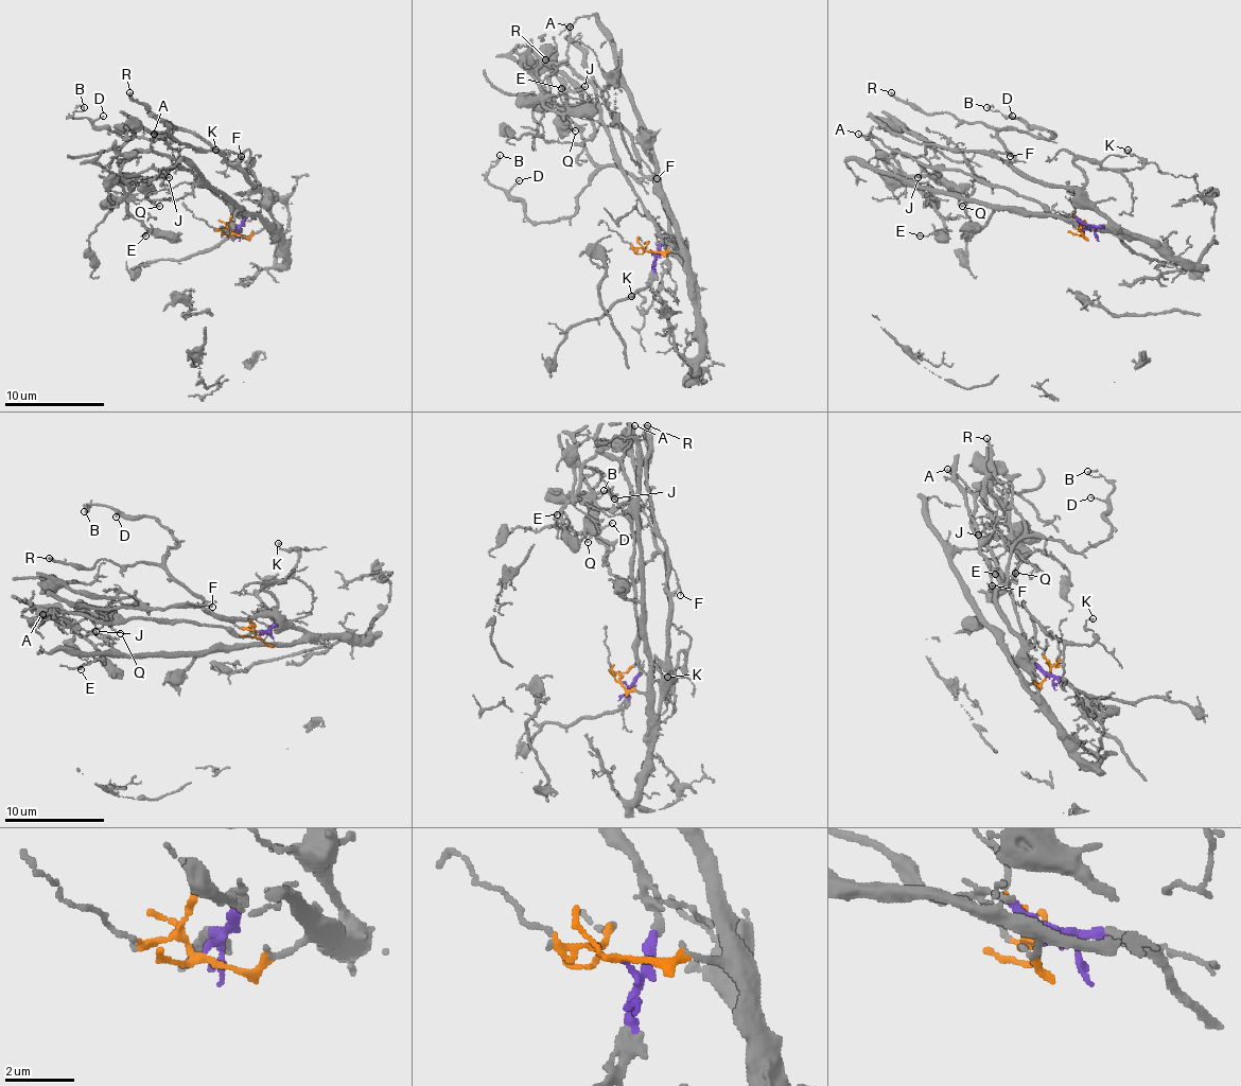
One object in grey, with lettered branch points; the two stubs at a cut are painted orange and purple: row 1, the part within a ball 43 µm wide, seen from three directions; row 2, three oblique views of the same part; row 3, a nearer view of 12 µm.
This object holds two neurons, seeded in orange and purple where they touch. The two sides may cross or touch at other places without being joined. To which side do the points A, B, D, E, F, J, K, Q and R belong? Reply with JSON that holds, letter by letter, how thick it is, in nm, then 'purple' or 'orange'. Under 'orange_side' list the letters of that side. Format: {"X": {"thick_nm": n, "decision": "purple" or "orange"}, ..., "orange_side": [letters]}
{"A": {"thick_nm": 150, "decision": "purple"}, "B": {"thick_nm": 150, "decision": "orange"}, "D": {"thick_nm": 90, "decision": "orange"}, "E": {"thick_nm": 120, "decision": "purple"}, "F": {"thick_nm": 110, "decision": "orange"}, "J": {"thick_nm": 160, "decision": "purple"}, "K": {"thick_nm": 120, "decision": "orange"}, "Q": {"thick_nm": 150, "decision": "purple"}, "R": {"thick_nm": 220, "decision": "orange"}, "orange_side": ["B", "D", "F", "K", "R"]}

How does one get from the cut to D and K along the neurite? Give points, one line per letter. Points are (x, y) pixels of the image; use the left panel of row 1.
D: (233, 232), (251, 238), (274, 221), (233, 165), (184, 130), (117, 136), (94, 123), (104, 116)
K: (233, 232), (251, 238), (274, 223), (266, 193), (249, 163), (251, 158), (246, 168), (239, 171), (216, 151)

